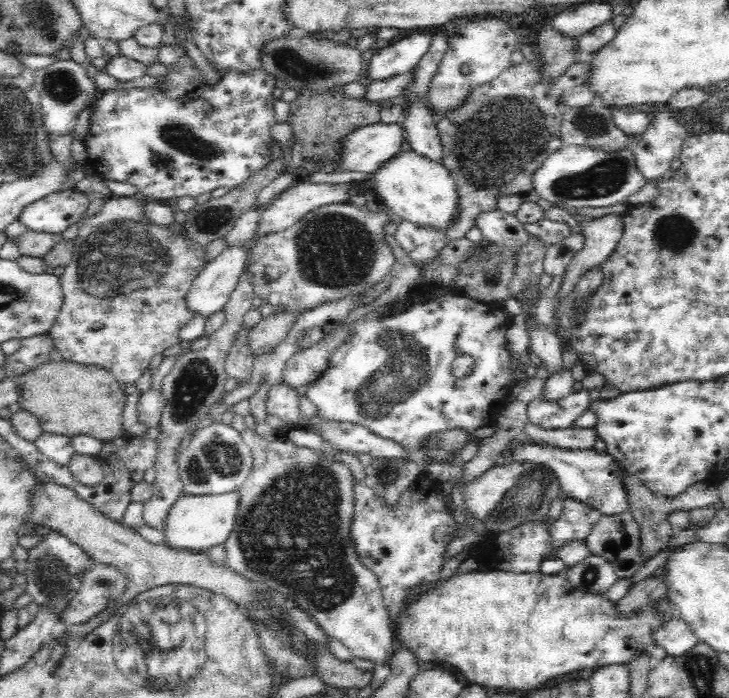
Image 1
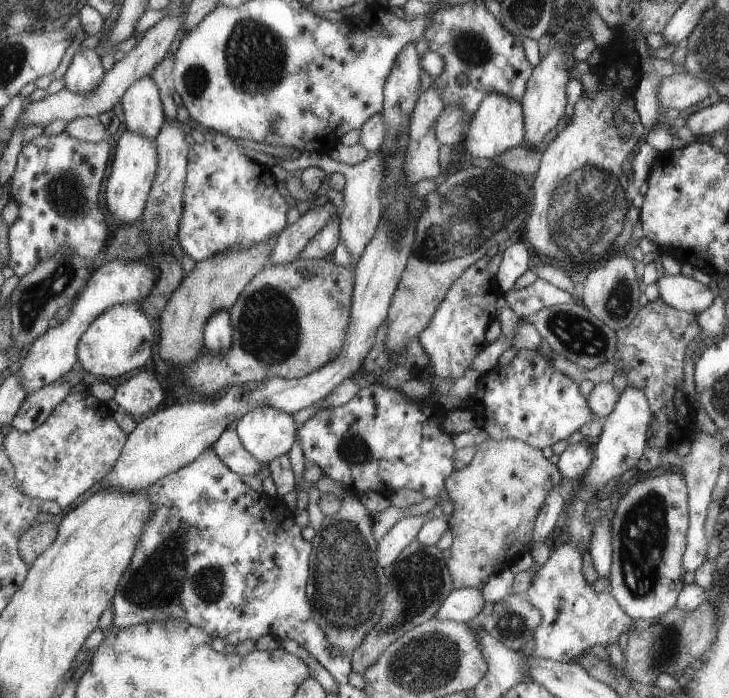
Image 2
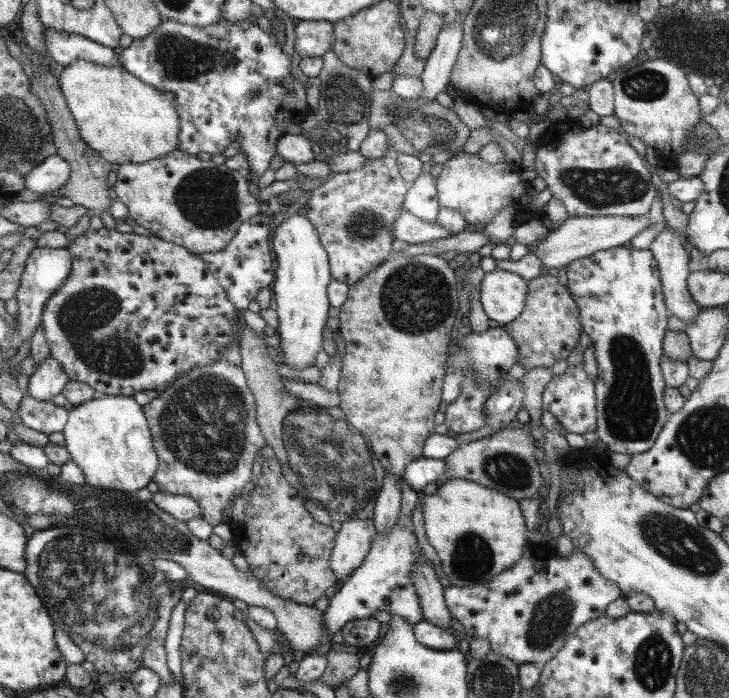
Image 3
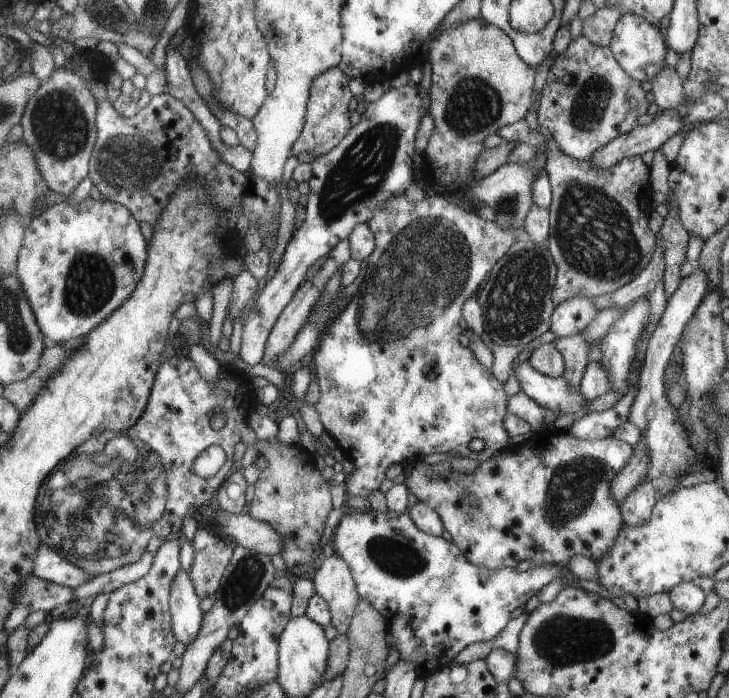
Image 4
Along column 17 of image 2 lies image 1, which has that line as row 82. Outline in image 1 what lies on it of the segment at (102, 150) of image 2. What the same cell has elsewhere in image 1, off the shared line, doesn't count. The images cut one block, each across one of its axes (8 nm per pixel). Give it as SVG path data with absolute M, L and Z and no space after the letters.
M159 45L159 62L163 65L169 65L172 67L170 73L158 78L159 84L156 87L148 87L142 89L140 87L134 87L130 90L123 89L108 89L104 94L99 94L94 101L94 106L90 110L89 131L85 136L85 148L87 149L87 164L92 168L93 172L104 180L114 180L114 182L128 182L132 186L138 188L138 197L144 200L174 200L180 198L180 196L200 196L204 192L212 192L212 190L220 187L227 187L228 189L234 189L239 184L242 184L246 179L250 178L256 170L264 168L270 163L269 157L272 152L271 145L271 128L277 121L275 119L275 111L273 110L273 101L275 97L273 94L273 88L277 79L267 73L266 71L252 71L247 73L238 73L236 71L224 71L221 74L220 80L214 85L210 86L206 84L203 79L201 71L195 66L192 59L184 54L184 51L178 46Z

